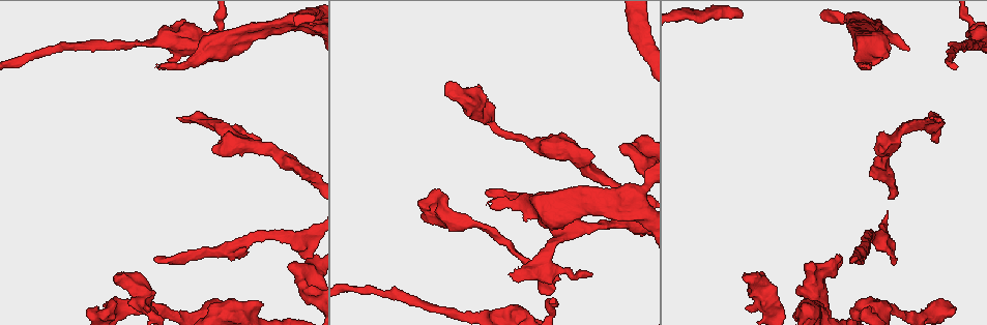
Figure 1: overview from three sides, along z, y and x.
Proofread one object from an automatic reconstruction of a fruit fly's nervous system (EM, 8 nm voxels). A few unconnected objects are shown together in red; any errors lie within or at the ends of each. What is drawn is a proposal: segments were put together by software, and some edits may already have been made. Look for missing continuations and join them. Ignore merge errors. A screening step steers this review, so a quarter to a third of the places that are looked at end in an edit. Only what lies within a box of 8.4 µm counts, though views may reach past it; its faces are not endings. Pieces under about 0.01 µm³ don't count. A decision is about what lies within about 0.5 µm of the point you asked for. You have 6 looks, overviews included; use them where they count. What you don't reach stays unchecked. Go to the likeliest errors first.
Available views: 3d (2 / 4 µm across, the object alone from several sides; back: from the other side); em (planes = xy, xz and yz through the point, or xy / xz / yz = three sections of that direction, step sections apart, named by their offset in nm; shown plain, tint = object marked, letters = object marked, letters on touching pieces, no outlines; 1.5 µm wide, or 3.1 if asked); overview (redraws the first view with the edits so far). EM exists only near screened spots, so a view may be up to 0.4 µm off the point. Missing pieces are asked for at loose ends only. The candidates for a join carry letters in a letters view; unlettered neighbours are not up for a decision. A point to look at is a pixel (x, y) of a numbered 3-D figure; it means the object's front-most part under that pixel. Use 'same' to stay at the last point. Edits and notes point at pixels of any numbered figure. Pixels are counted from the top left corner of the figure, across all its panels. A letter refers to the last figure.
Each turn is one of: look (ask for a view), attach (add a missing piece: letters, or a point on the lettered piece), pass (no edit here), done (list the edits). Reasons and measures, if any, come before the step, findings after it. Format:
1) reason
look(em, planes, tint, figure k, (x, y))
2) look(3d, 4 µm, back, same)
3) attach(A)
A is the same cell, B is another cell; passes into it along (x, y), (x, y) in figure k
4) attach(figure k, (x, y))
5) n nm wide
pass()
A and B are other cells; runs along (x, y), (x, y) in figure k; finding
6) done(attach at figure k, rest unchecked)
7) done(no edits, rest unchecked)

long arm stops here
look(3d, 4 µm, figure 1, (742, 277))

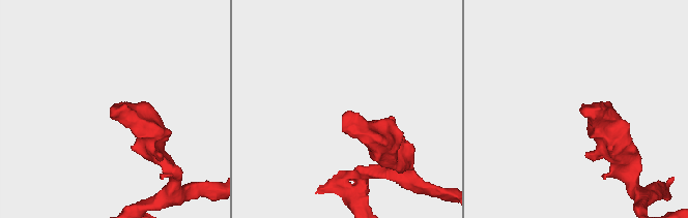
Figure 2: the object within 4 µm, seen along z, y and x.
shape alone is not enough
look(em, yz, step 4, tint, figure 2, (580, 111))

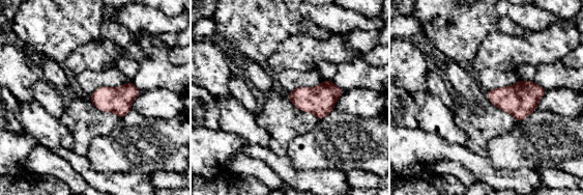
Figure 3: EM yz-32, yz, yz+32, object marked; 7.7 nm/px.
cut it another way
look(em, planes, letters, same)

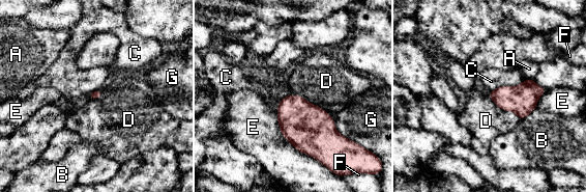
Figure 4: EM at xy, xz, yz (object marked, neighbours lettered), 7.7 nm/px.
pass()
A, B, C, D, E, F and G are other cells; border along (290, 93), (301, 96), (329, 114) in figure 4; no lettered piece goes on from it

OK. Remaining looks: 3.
look(em, planes, letters, figure 1, (937, 141))

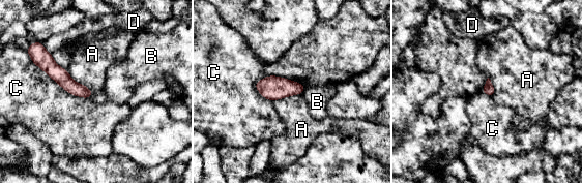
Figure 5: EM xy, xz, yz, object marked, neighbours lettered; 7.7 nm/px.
pass()
A, B, C and D are other cells; runs along (34, 52), (71, 87), (89, 93) in figure 5; none of them fits

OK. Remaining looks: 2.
an open end
look(em, planes, letters, figure 1, (623, 143))

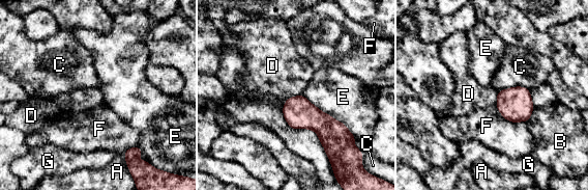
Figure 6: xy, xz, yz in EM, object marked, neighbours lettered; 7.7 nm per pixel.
pass()
A, B, C, D, E, F and G are other cells; border along (301, 93), (287, 99) in figure 6; none of them fits

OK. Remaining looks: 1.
done(no edits, rest unchecked)

